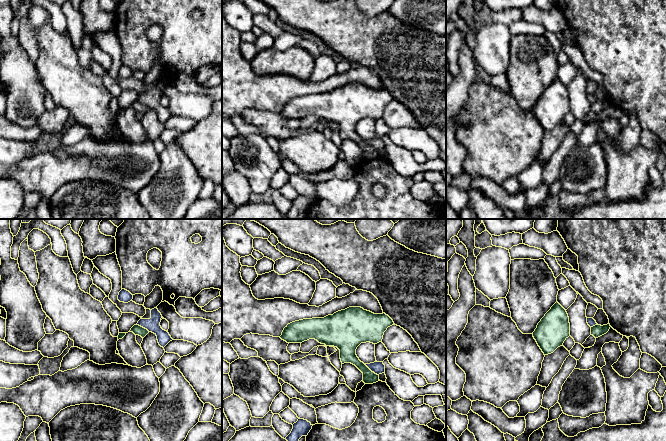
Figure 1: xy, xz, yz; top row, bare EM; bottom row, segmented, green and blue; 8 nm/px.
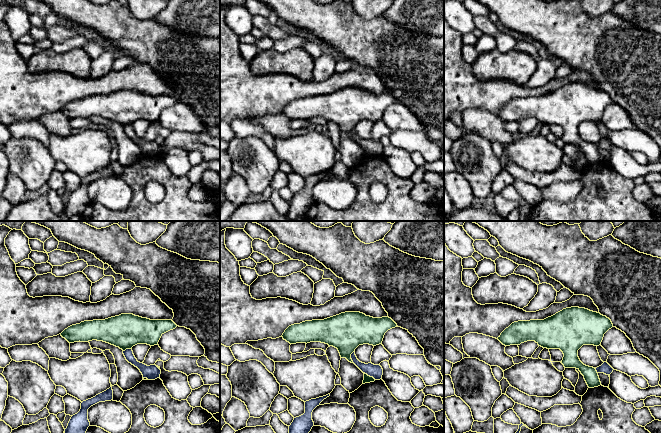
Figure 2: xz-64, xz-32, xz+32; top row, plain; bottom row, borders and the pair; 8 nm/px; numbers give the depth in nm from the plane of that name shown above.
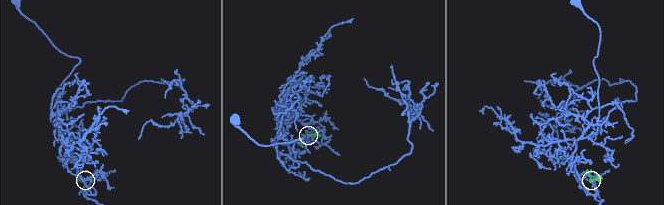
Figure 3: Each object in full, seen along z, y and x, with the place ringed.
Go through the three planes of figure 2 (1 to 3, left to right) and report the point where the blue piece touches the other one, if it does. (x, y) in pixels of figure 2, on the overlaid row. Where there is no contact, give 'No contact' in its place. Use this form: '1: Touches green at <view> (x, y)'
1: Touches green at xz-64 (127, 348)
2: Touches green at xz-32 (350, 357)
3: Touches green at xz+32 (596, 371)

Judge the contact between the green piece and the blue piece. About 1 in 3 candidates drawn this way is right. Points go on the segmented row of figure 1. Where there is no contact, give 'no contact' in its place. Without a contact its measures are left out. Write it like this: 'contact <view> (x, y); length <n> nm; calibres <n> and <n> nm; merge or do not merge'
contact xz (370, 370); length 150 nm; calibres 130 and 100 nm; do not merge

